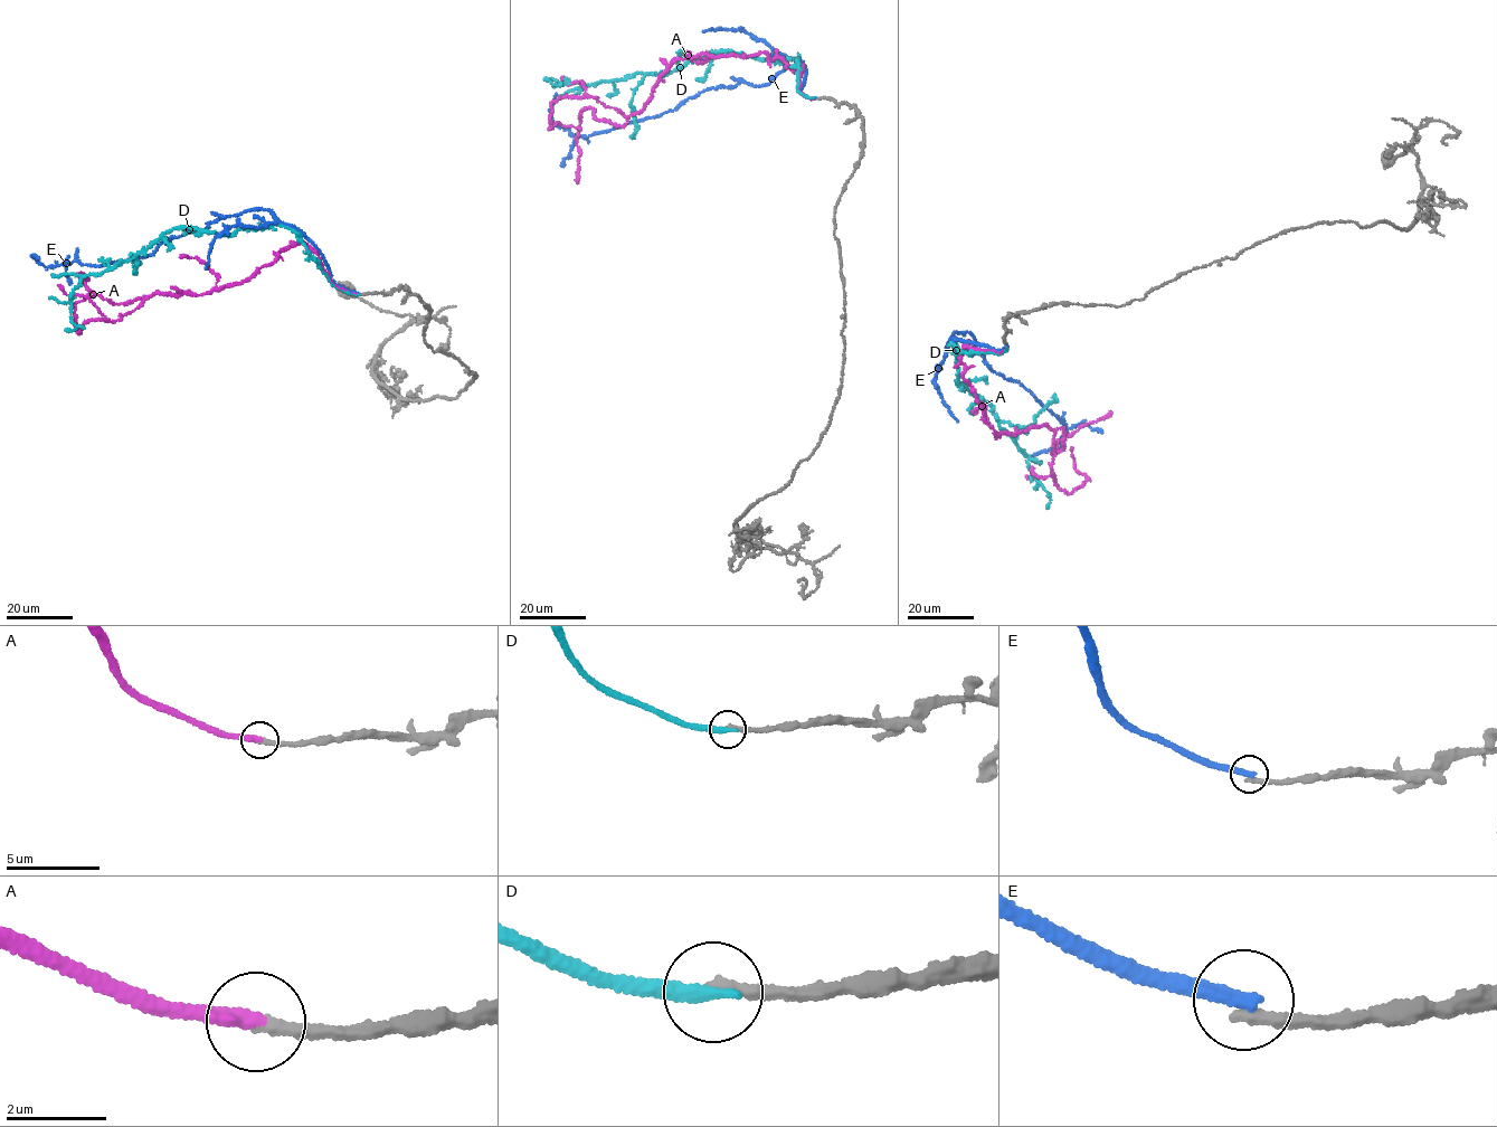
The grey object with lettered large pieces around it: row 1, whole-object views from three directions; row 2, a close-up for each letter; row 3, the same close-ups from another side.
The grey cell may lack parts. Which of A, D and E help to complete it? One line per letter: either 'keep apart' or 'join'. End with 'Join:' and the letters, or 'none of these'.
A: join
D: keep apart
E: keep apart
Join: A

